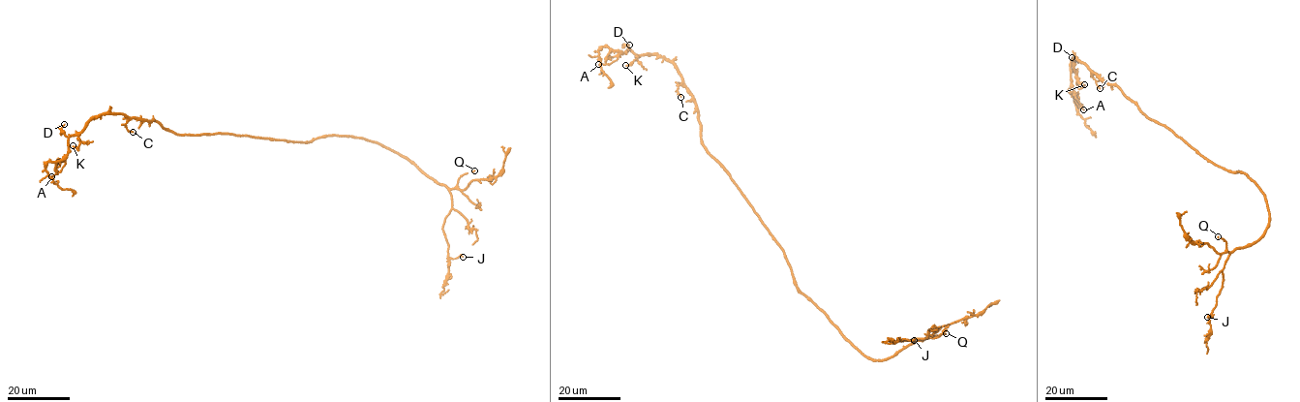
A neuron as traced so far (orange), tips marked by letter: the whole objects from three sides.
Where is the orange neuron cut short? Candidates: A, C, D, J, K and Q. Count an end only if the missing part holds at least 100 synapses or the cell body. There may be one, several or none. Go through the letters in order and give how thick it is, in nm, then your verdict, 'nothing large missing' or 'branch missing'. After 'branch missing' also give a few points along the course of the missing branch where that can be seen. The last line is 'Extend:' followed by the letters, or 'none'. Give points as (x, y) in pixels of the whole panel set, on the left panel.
A: 110 nm | nothing large missing
C: 110 nm | nothing large missing
D: 120 nm | nothing large missing
J: 90 nm | nothing large missing
K: 120 nm | nothing large missing
Q: 100 nm | branch missing
Extend: Q

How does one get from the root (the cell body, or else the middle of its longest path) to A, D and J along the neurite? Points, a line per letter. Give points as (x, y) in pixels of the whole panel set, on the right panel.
A: (1194, 150), (1163, 125), (1147, 117), (1118, 87), (1099, 79), (1076, 57), (1071, 86), (1083, 109)
D: (1194, 150), (1147, 117), (1118, 87), (1099, 79), (1077, 58), (1075, 71), (1071, 72), (1072, 57)
J: (1194, 150), (1225, 170), (1246, 174), (1261, 191), (1269, 212), (1261, 236), (1228, 255), (1216, 307), (1207, 317)

